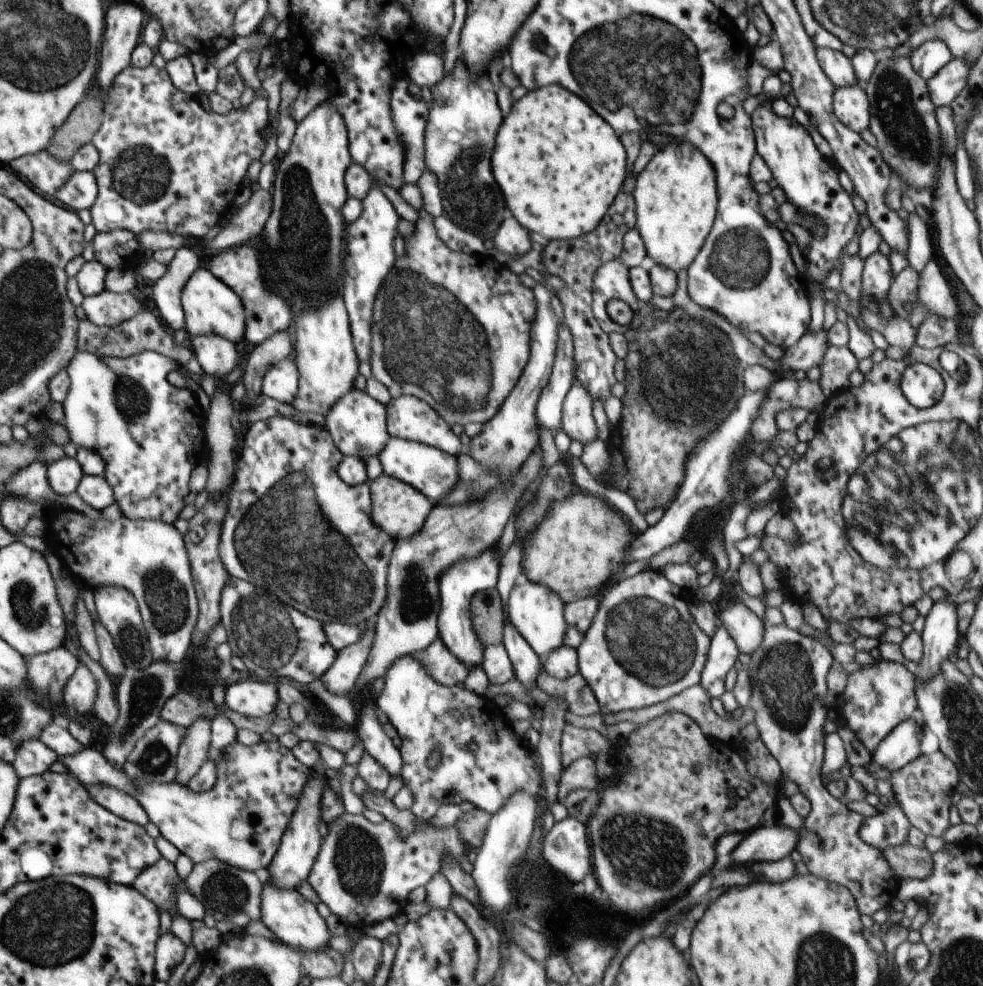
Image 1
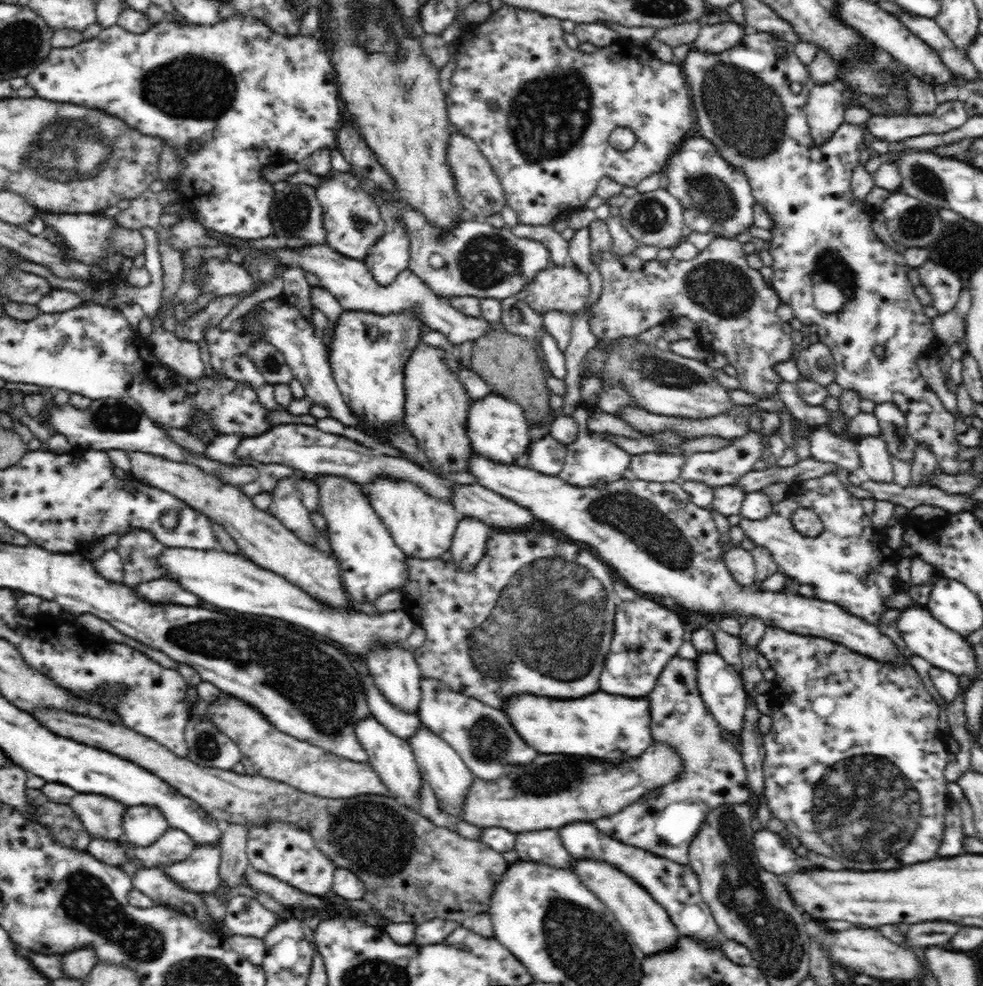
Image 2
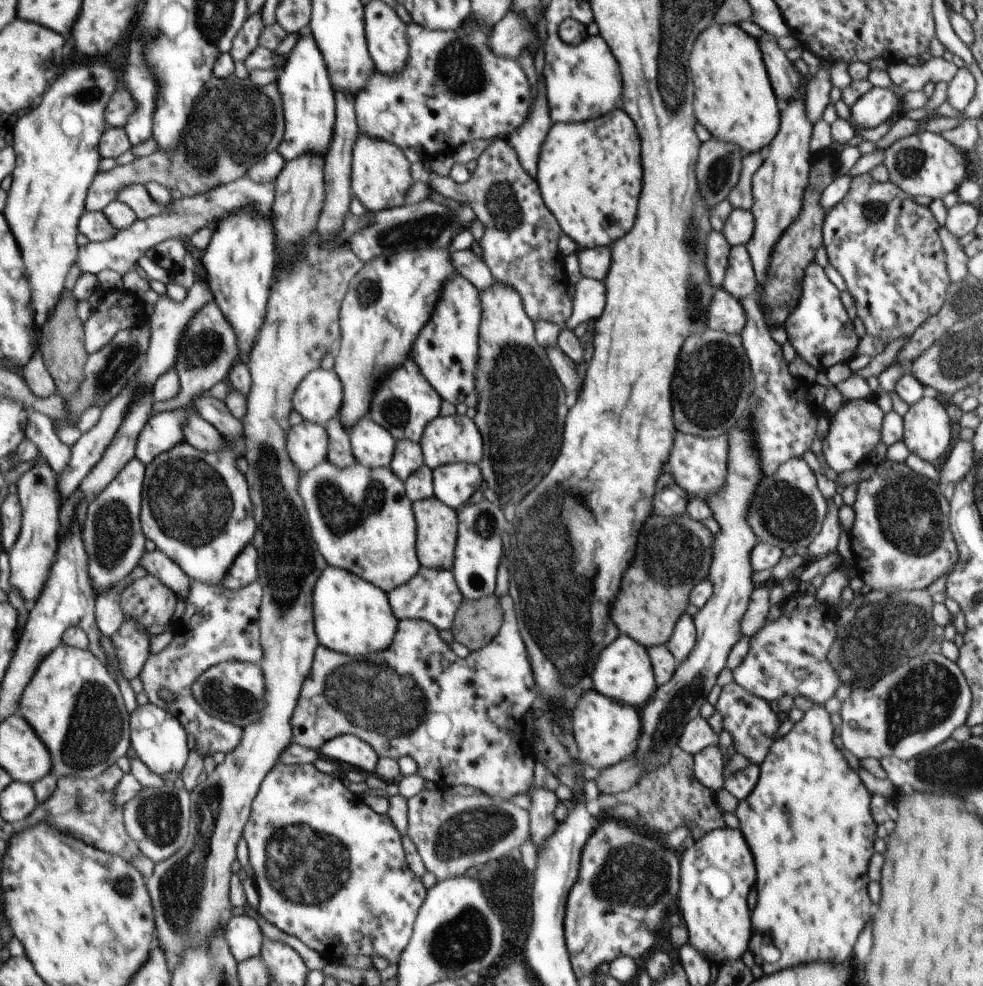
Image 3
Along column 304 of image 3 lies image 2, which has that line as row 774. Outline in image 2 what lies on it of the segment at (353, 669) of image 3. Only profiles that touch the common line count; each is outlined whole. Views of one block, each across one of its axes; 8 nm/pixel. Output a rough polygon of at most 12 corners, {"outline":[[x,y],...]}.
{"outline":[[676,655],[649,695],[651,737],[683,771],[594,823],[688,865],[708,810],[750,802],[741,753]]}

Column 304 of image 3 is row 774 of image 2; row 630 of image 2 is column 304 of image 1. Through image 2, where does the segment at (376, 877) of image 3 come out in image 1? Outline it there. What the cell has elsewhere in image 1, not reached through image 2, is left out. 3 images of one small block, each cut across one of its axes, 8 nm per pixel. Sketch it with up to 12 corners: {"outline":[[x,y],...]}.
{"outline":[[279,740],[215,787],[138,785],[91,746],[59,759],[132,795],[194,864],[264,874],[313,770]]}

